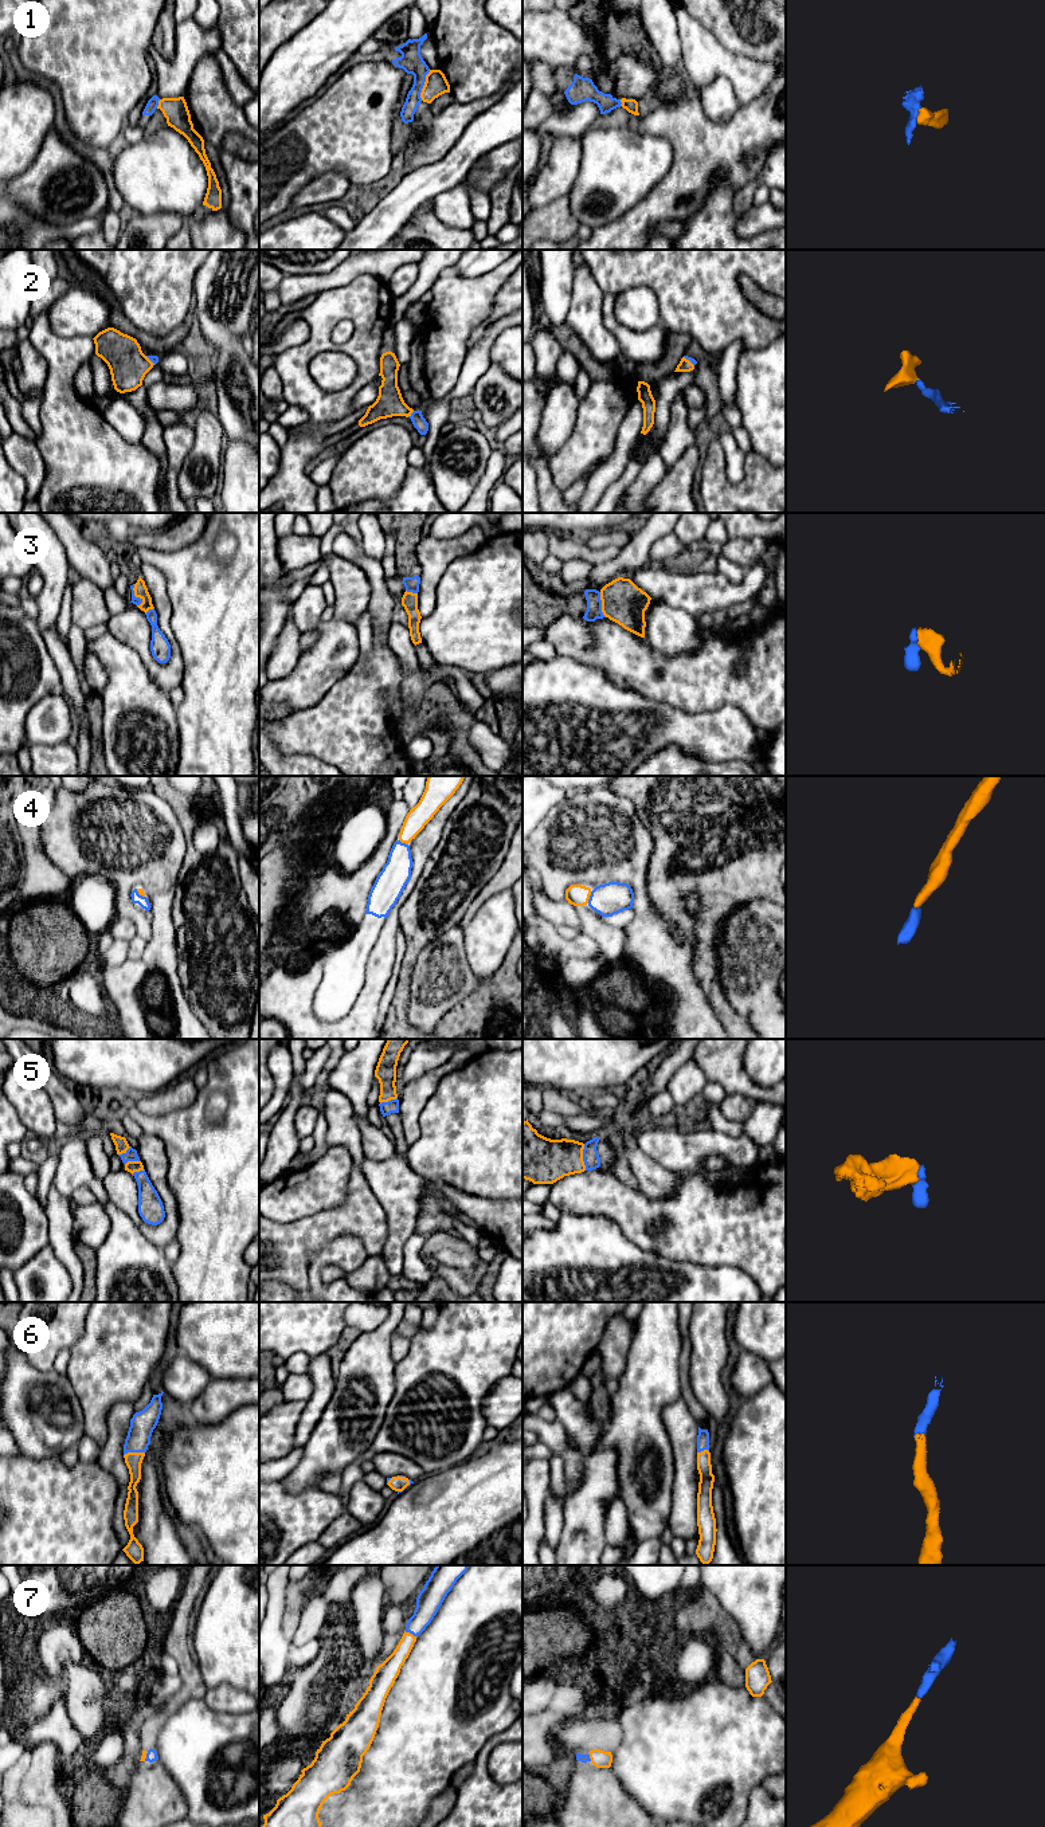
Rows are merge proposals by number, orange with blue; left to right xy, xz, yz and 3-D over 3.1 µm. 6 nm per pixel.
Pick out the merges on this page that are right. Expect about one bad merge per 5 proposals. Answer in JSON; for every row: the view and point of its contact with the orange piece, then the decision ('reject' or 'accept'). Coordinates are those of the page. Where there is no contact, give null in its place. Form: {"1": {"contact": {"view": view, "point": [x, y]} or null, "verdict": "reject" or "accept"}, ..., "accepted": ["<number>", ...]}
{"1": {"contact": {"view": "xz", "point": [425, 85]}, "verdict": "reject"}, "2": {"contact": {"view": "xz", "point": [410, 414]}, "verdict": "accept"}, "3": {"contact": {"view": "xy", "point": [136, 596]}, "verdict": "accept"}, "4": {"contact": {"view": "yz", "point": [588, 897]}, "verdict": "accept"}, "5": {"contact": {"view": "yz", "point": [582, 1157]}, "verdict": "accept"}, "6": {"contact": {"view": "xy", "point": [133, 1453]}, "verdict": "accept"}, "7": {"contact": {"view": "xz", "point": [409, 1633]}, "verdict": "accept"}, "accepted": ["2", "3", "4", "5", "6", "7"]}

